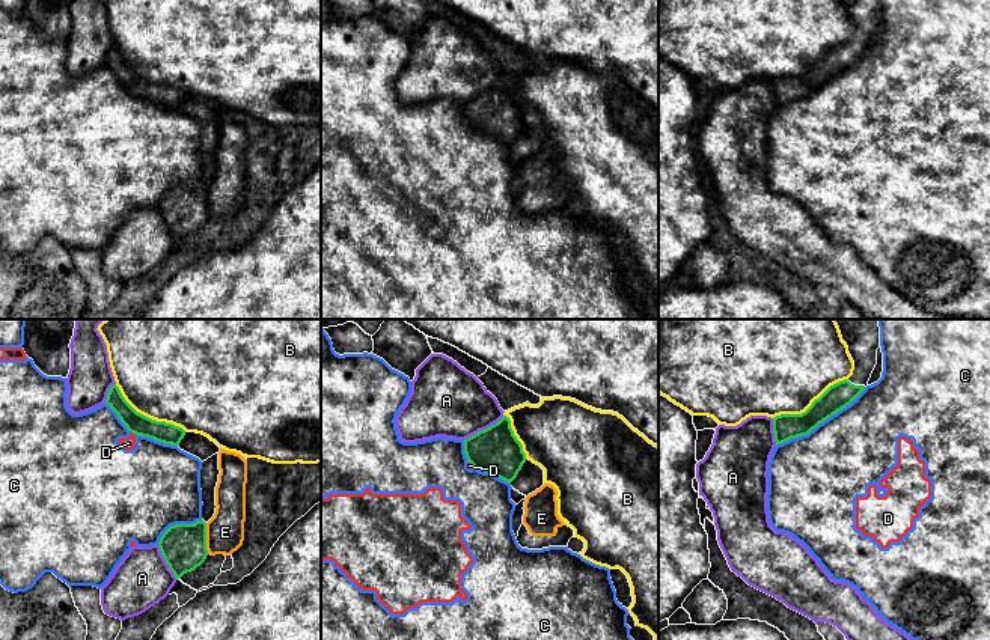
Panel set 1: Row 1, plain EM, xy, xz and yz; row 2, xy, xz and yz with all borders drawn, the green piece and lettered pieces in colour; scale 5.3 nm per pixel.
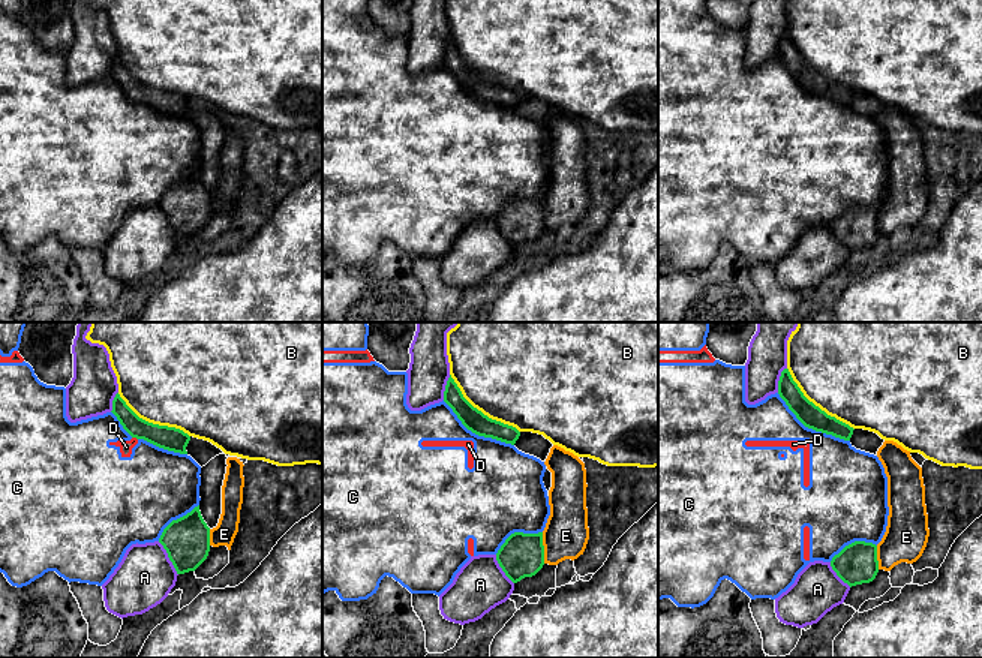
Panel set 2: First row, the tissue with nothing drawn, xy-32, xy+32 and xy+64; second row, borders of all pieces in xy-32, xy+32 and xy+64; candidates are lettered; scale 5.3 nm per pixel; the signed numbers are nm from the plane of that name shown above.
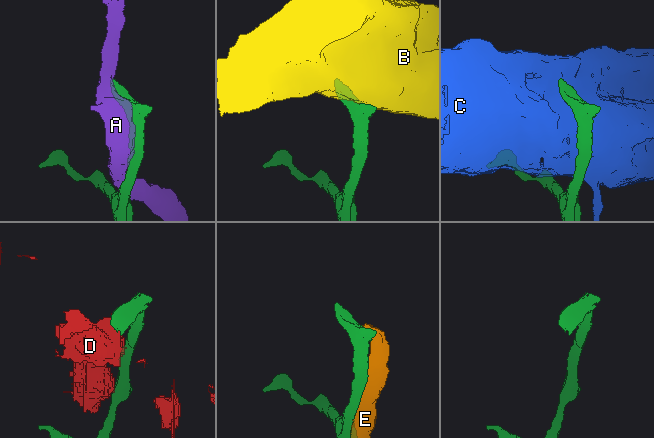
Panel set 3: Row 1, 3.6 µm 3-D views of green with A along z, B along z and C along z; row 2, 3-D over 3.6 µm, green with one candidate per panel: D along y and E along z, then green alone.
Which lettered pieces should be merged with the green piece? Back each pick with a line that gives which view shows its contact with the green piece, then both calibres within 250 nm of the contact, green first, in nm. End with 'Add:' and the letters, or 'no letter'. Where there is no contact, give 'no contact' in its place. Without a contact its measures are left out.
Add: no letter

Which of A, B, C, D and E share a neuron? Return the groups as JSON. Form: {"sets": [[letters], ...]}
{"sets": [["A"], ["B"], ["C", "D"], ["E"]]}

